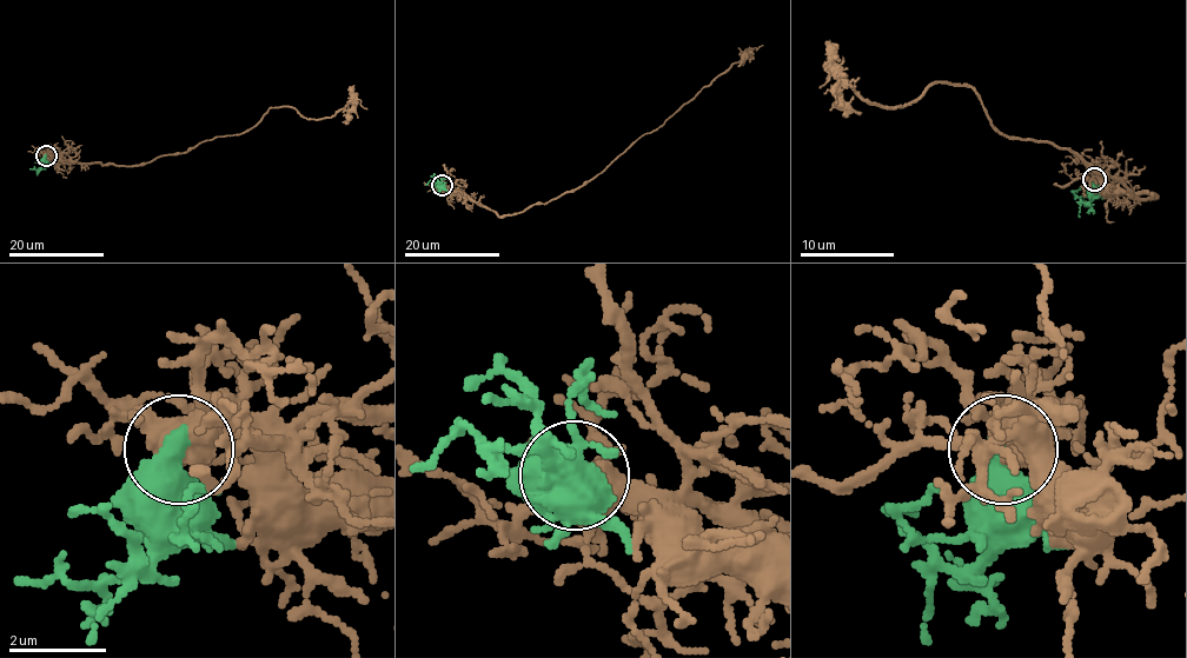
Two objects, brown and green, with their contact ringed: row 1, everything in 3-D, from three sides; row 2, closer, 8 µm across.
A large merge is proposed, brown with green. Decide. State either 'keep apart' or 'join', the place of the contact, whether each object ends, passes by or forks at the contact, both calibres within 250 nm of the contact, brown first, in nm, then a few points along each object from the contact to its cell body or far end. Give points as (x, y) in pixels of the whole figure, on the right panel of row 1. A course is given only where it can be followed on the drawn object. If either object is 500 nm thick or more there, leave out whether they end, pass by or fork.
join | (1094, 179) | 480/650 nm | brown via (1093, 180), (1154, 194), (1003, 135), (969, 86), (932, 84), (882, 107), (828, 70), (819, 88) | green via (1093, 180), (1093, 194), (1086, 204), (1093, 204)

